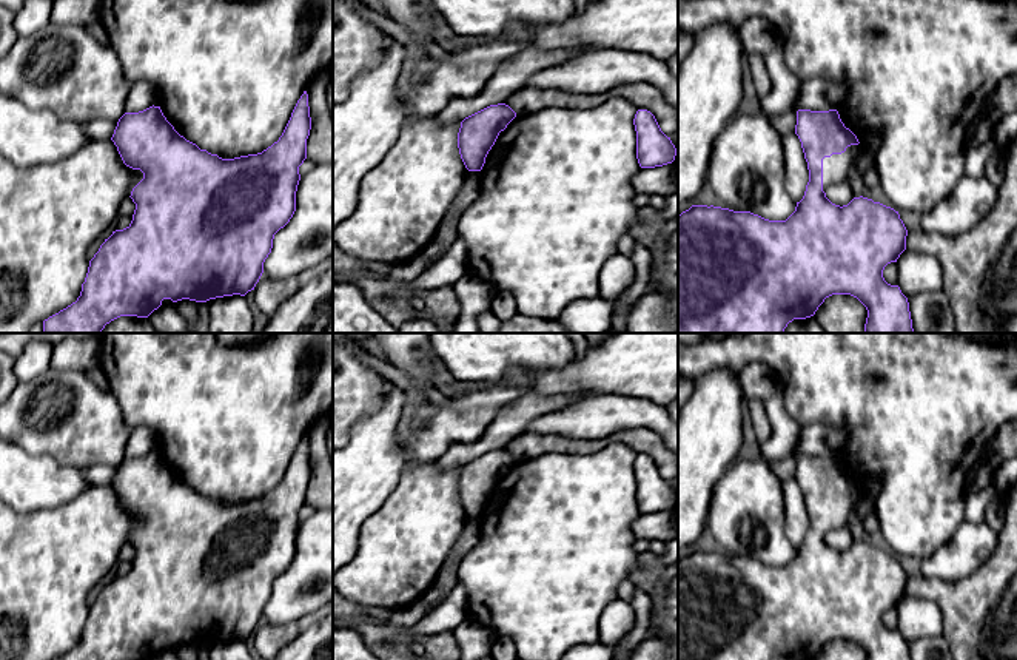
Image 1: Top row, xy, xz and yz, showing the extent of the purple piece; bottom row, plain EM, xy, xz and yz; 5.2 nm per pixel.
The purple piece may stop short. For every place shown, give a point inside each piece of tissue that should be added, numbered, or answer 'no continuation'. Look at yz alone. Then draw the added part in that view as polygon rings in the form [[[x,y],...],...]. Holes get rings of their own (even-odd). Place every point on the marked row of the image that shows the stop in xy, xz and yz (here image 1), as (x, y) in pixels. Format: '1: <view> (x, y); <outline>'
1: yz (835, 168); [[[851,145],[841,154],[832,154],[823,159],[823,191],[834,184],[848,180],[849,170],[855,156],[861,153],[861,145]]]

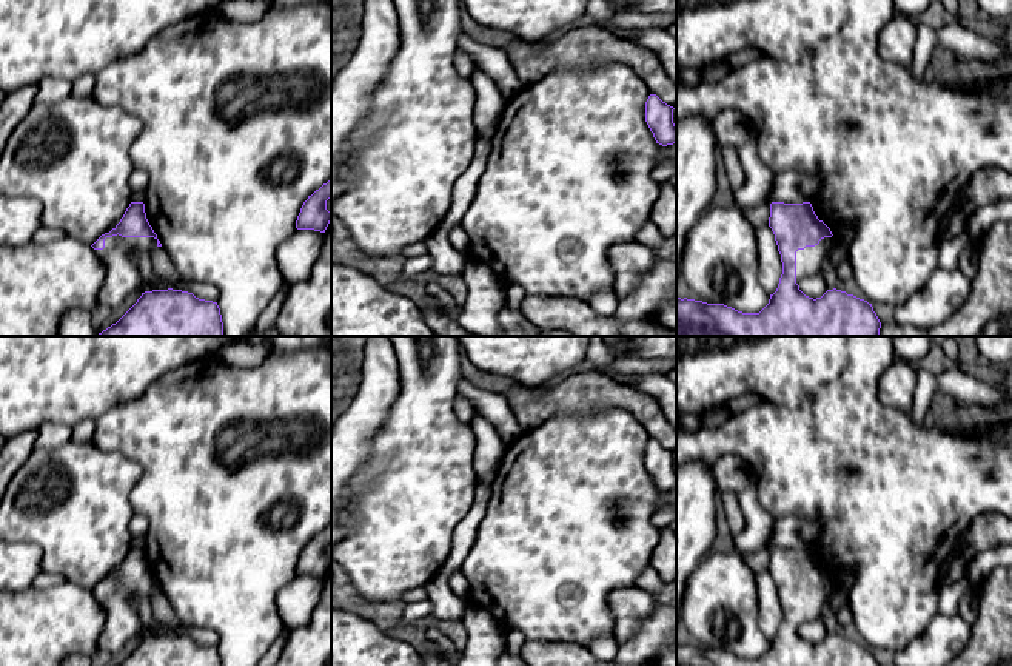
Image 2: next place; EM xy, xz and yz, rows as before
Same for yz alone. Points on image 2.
1: yz (809, 261); [[[824,237],[815,247],[806,247],[796,251],[796,284],[807,276],[821,273],[823,262],[829,248],[835,245],[835,237]]]

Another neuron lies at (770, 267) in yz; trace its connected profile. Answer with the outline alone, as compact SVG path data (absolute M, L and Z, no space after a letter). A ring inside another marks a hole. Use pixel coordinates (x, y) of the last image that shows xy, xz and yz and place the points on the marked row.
M769 225L756 228L756 247L759 256L759 284L769 294L773 294L782 274L782 262L775 234Z

